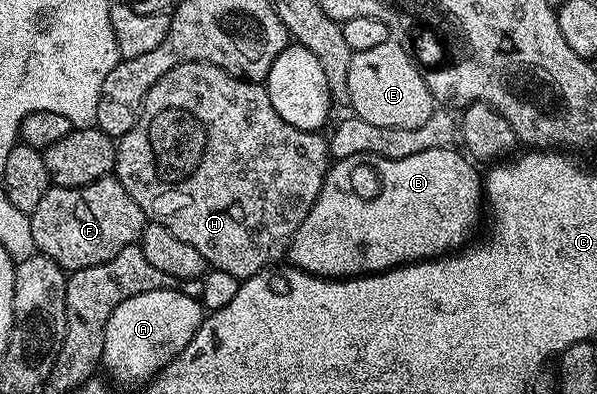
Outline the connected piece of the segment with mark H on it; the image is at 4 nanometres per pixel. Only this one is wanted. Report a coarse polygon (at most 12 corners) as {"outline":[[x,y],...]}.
{"outline":[[180,62],[117,140],[150,221],[242,280],[288,253],[328,139]]}

